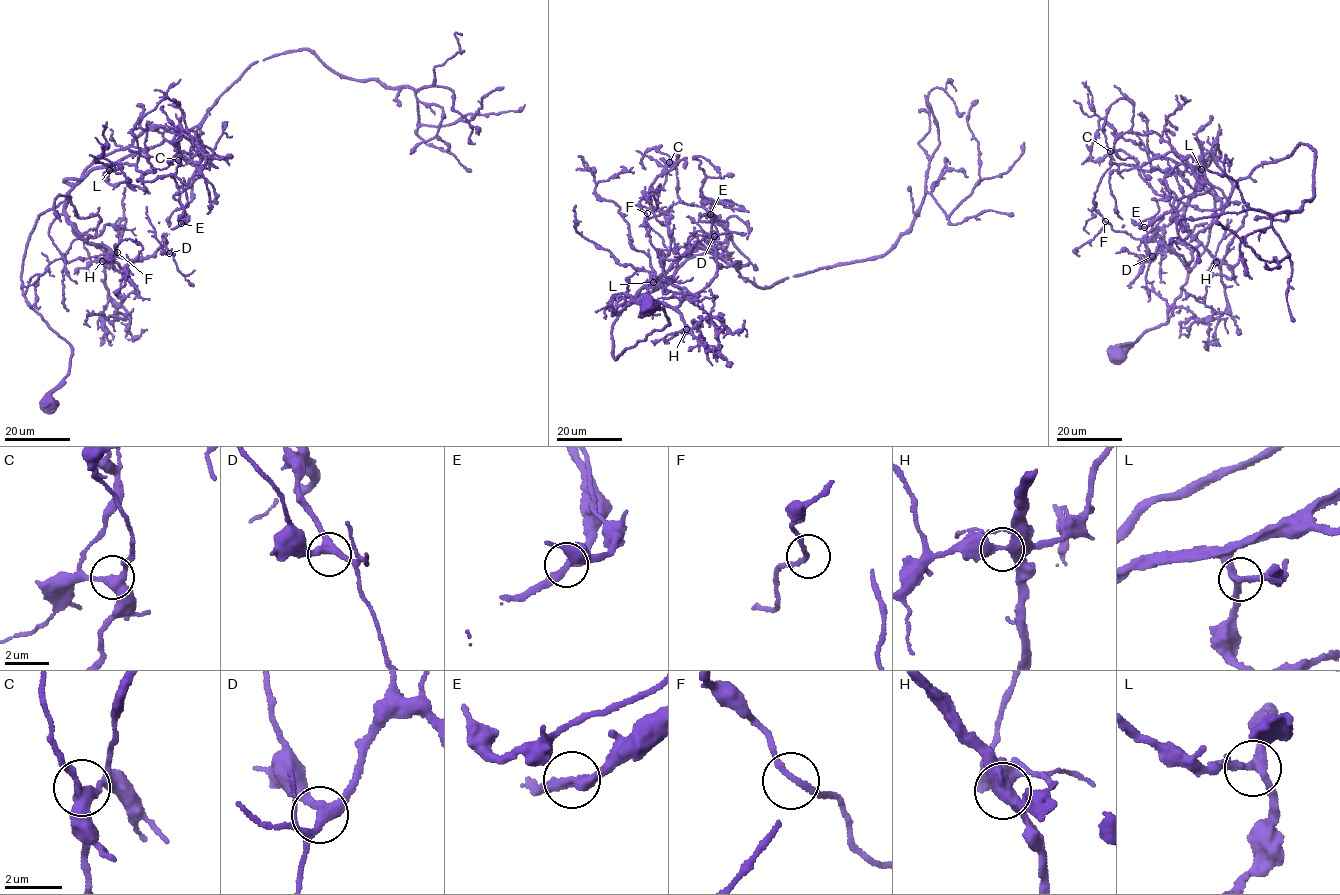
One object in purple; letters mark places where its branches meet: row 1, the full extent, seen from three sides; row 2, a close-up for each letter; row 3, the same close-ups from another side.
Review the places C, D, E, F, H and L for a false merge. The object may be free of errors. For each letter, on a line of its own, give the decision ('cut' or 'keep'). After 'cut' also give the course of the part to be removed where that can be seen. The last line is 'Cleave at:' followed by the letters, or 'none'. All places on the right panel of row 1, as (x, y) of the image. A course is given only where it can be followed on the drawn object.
C: keep
D: keep
E: keep
F: keep
H: keep
L: keep
Cleave at: none

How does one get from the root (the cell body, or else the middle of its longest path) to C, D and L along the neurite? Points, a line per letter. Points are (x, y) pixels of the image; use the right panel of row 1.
C: (1116, 354), (1168, 320), (1208, 243), (1215, 203), (1198, 183), (1202, 163), (1144, 170), (1112, 165), (1110, 151)
D: (1116, 354), (1170, 317), (1214, 197), (1197, 184), (1189, 198), (1189, 264), (1163, 244), (1152, 256)
L: (1116, 354), (1114, 349), (1168, 320), (1208, 243), (1215, 198), (1198, 183), (1201, 169)

